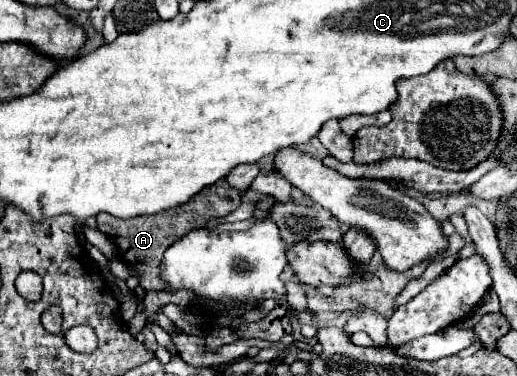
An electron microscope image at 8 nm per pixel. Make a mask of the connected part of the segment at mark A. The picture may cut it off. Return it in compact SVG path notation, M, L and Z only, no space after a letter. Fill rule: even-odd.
M220 179L216 185L208 185L208 189L202 189L196 197L192 197L192 201L188 201L188 205L180 205L176 209L156 213L156 217L134 217L132 221L124 221L124 219L116 219L108 213L100 213L96 219L98 219L98 229L102 233L110 235L110 239L116 243L118 259L124 259L134 269L134 273L142 277L140 279L142 289L160 291L166 285L158 277L158 265L162 261L166 247L172 245L174 241L178 241L188 231L204 227L204 223L208 219L224 217L224 215L232 213L234 209L240 207L240 203L242 203L240 191L232 189L224 179Z

